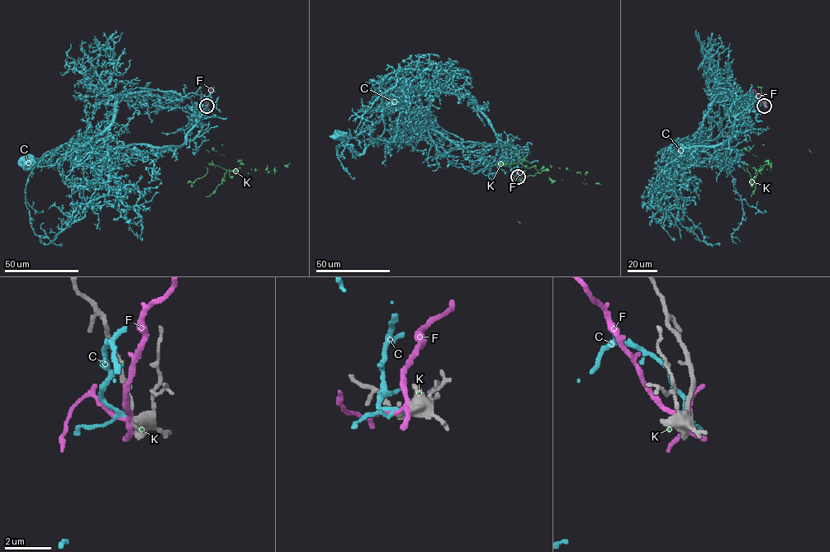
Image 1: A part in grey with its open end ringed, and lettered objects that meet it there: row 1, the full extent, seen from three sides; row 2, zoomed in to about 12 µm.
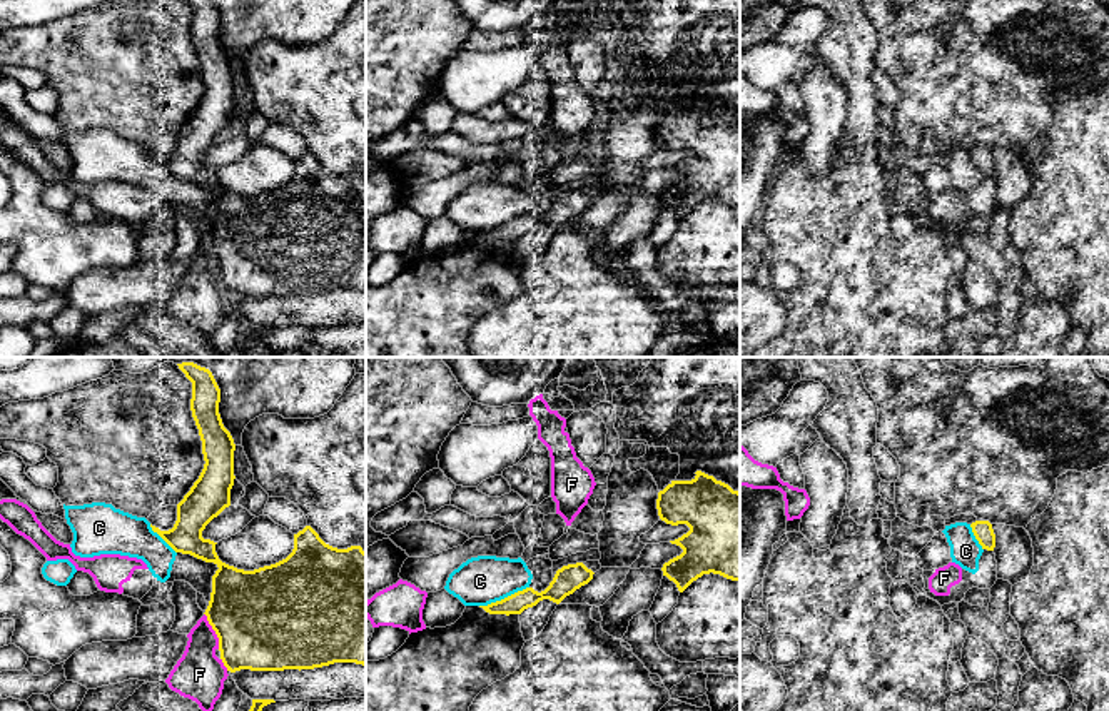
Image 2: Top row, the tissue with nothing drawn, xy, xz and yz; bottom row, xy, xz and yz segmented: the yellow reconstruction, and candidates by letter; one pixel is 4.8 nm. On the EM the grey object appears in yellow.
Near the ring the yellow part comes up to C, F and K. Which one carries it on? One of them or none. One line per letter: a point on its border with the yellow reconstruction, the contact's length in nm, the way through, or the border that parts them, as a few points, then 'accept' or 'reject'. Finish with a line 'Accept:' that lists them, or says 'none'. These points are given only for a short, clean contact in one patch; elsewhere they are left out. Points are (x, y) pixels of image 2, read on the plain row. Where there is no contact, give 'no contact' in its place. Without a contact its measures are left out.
C: xz (505, 224) | 260 nm | reject
F: xy (214, 256) | 190 nm | reject
K: no contact | reject
Accept: none

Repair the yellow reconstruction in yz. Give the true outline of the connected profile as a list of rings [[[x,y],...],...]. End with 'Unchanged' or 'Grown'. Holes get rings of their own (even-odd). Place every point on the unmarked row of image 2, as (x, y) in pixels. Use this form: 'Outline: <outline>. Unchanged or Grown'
Outline: [[[975,147],[970,154],[982,175],[994,177],[995,160],[992,150],[989,147]]]. Unchanged

